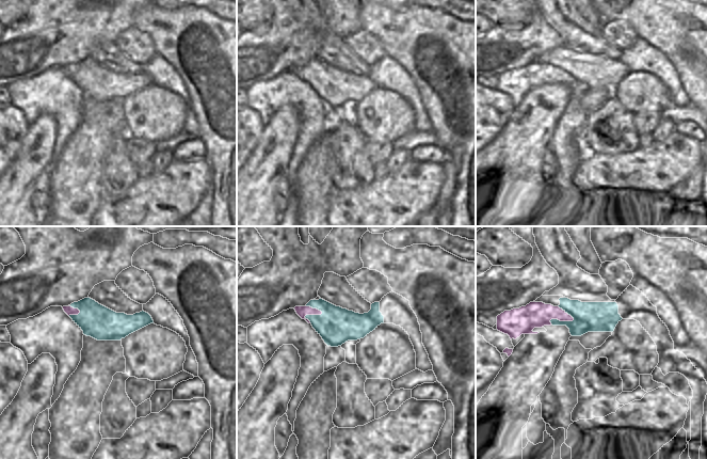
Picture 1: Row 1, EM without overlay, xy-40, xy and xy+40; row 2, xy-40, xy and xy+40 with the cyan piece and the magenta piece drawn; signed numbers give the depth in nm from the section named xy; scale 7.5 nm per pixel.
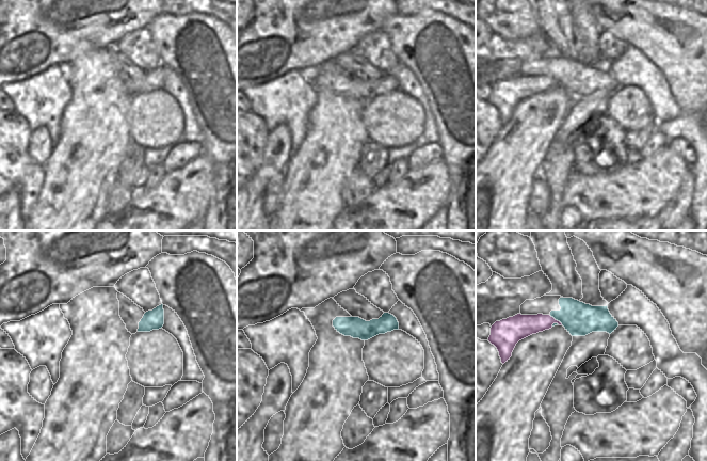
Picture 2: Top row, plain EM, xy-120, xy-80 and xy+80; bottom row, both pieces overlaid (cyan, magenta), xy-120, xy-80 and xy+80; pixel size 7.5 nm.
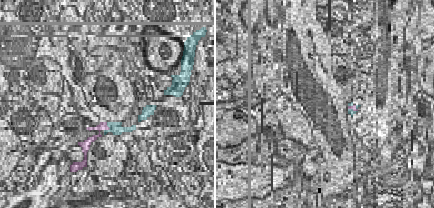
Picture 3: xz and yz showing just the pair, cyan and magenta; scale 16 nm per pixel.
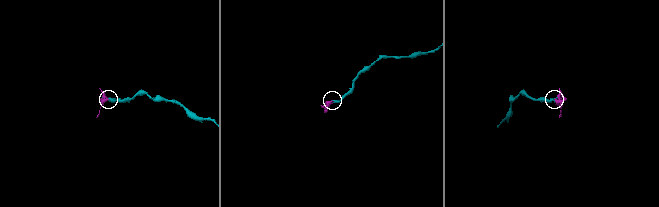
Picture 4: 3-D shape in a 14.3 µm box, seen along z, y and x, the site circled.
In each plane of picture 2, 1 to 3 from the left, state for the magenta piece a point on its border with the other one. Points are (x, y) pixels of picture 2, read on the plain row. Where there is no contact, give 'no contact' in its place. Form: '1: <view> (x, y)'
1: no contact
2: no contact
3: xy+80 (556, 80)

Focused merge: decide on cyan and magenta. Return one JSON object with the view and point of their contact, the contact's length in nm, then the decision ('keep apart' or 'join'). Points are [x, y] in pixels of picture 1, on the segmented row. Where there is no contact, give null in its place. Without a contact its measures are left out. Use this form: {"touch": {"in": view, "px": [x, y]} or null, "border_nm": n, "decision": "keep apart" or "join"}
{"touch": {"in": "xy+40", "px": [561, 321]}, "border_nm": 190, "decision": "keep apart"}

